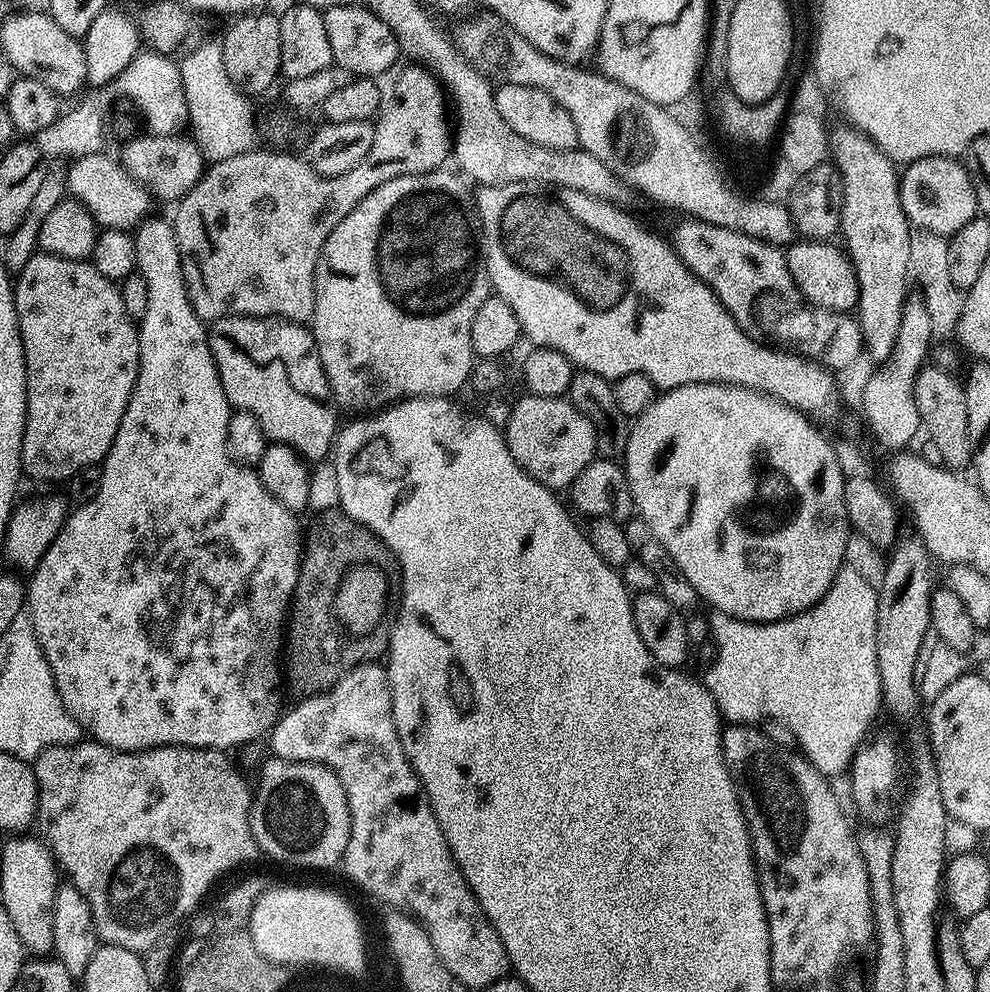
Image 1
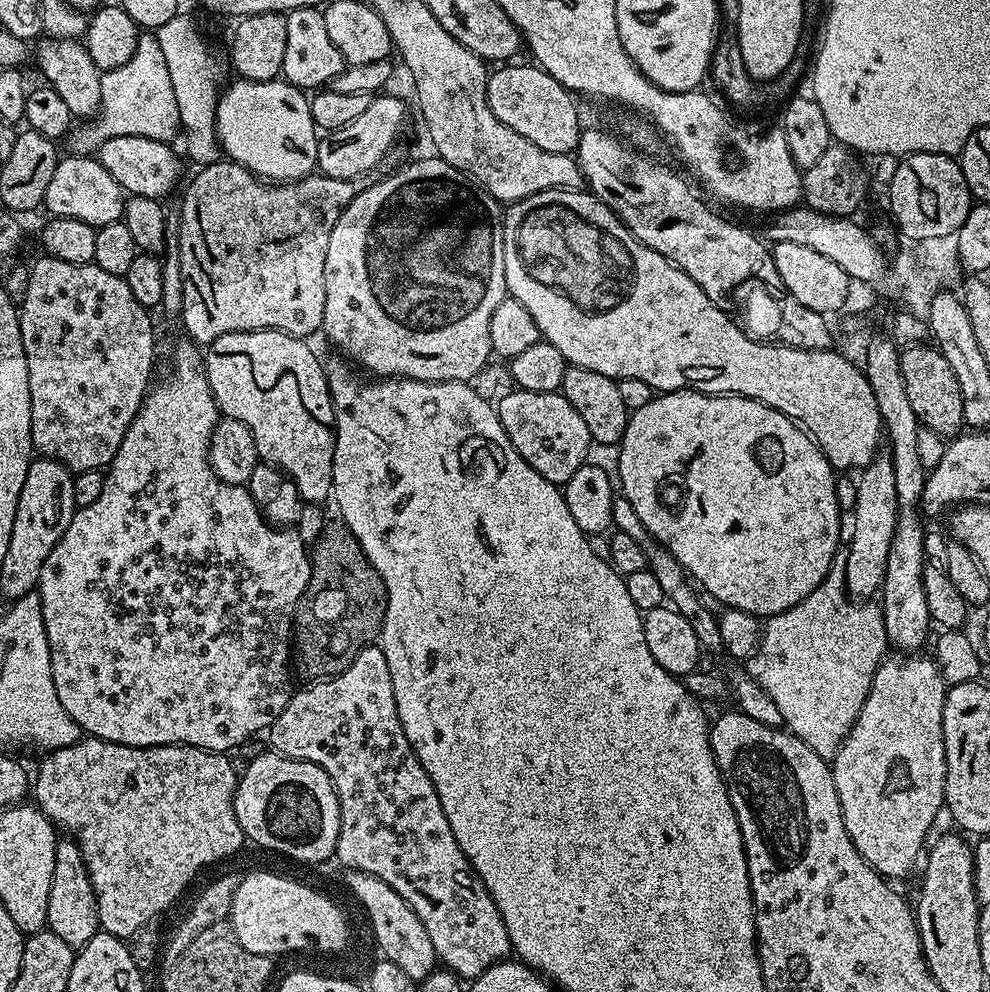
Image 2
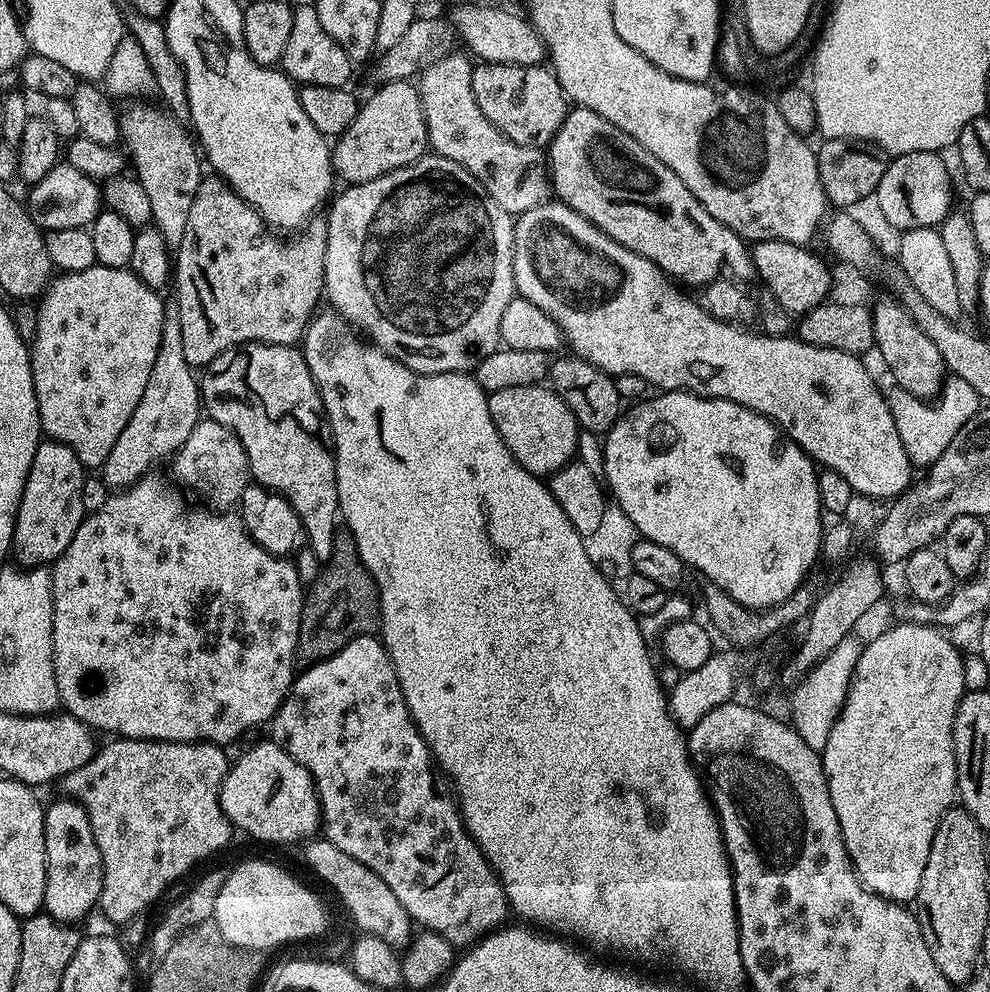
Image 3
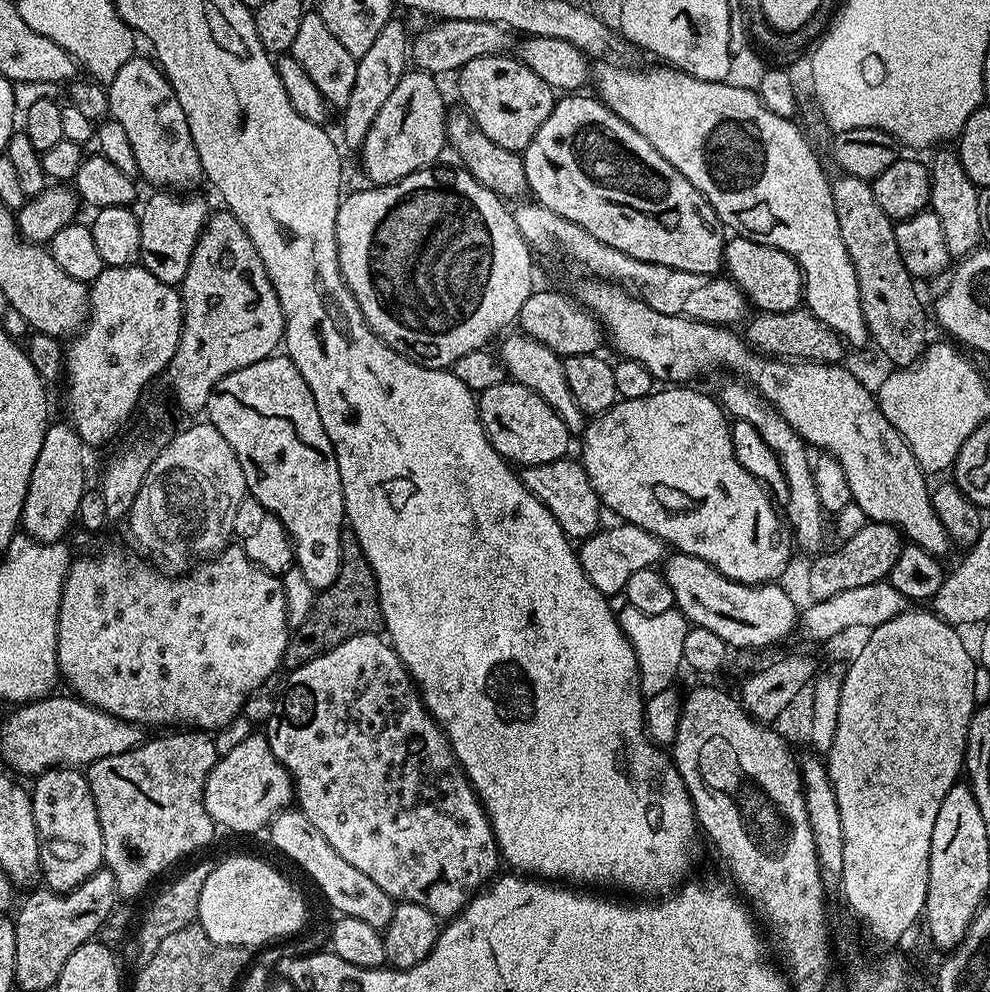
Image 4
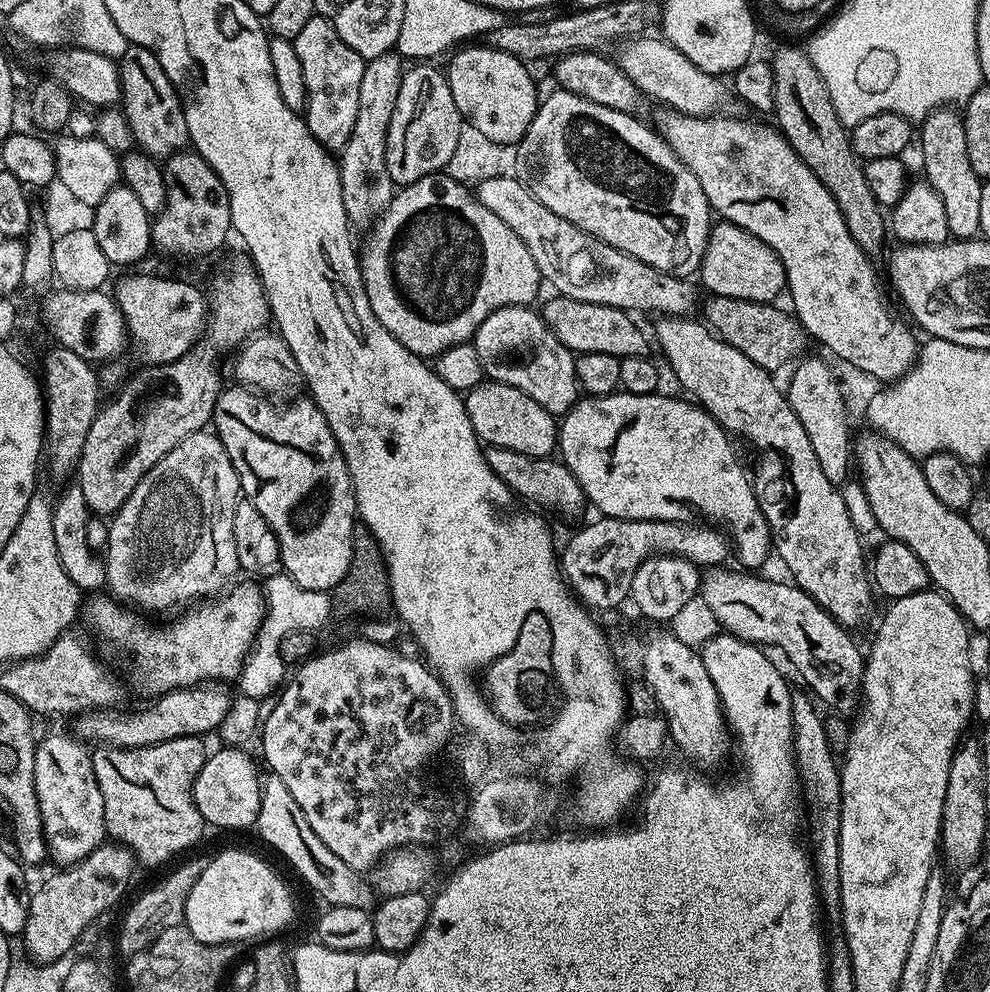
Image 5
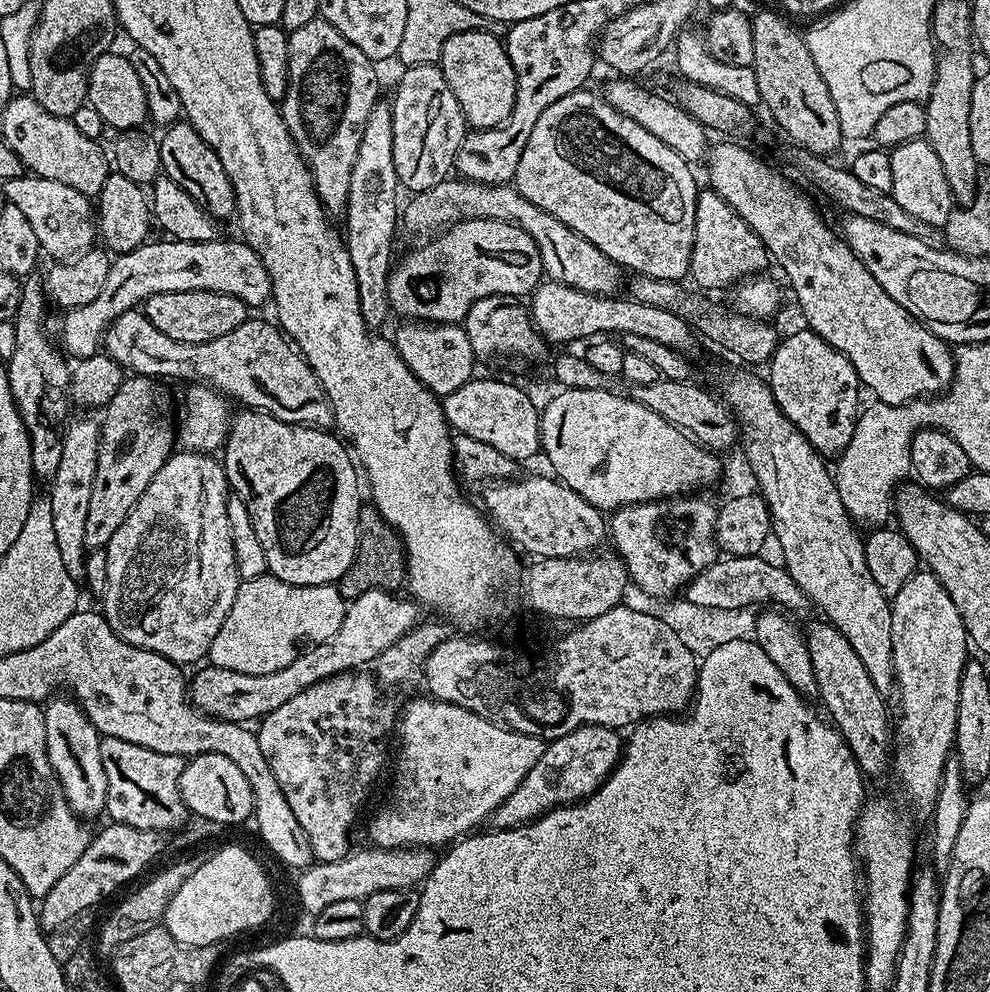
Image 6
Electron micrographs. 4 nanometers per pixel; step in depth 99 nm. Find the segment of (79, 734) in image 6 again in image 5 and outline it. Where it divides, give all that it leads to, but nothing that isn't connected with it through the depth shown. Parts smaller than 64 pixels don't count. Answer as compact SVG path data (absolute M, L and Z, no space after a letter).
M52 732L36 745L34 754L34 790L38 796L38 810L42 818L44 840L48 844L48 856L56 866L67 866L82 862L95 848L105 843L106 818L102 806L102 790L98 790L98 778L94 778L92 752L84 749L75 735Z

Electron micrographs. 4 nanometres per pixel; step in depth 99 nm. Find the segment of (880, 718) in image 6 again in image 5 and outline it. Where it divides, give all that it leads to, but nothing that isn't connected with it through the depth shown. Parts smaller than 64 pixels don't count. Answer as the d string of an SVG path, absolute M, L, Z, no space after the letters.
M712 566L700 581L698 596L710 606L719 627L749 644L773 644L792 663L793 670L808 683L807 691L825 709L832 708L828 710L835 715L851 717L862 699L866 659L862 648L860 652L859 646L852 641L853 633L795 583L763 580L756 576L760 574L739 571L731 572L728 566Z

